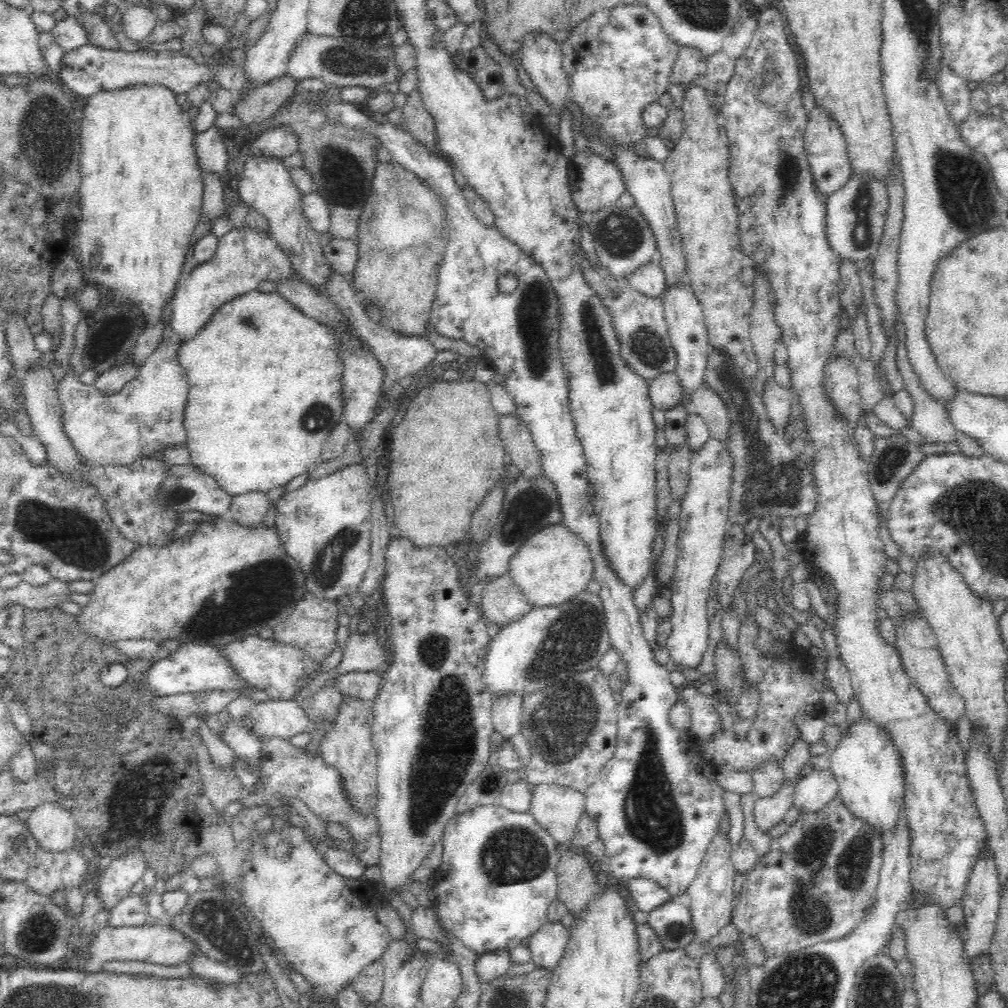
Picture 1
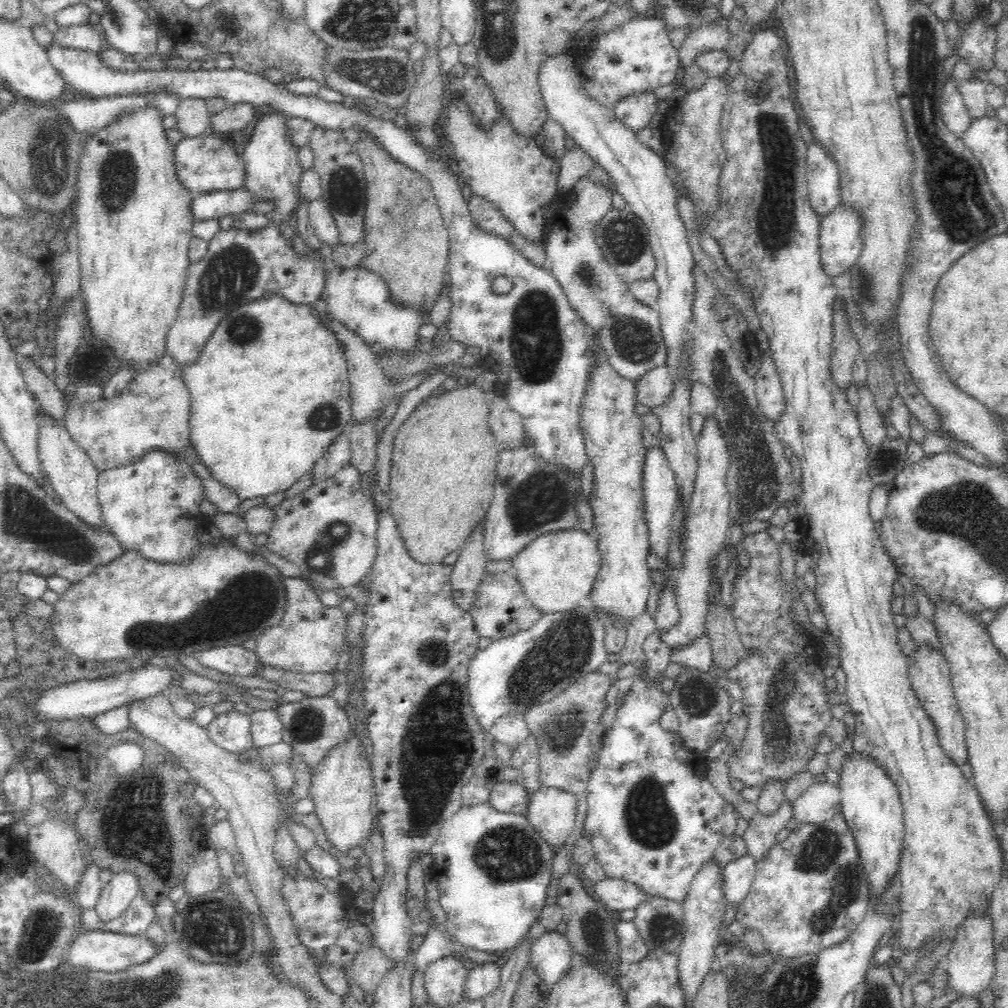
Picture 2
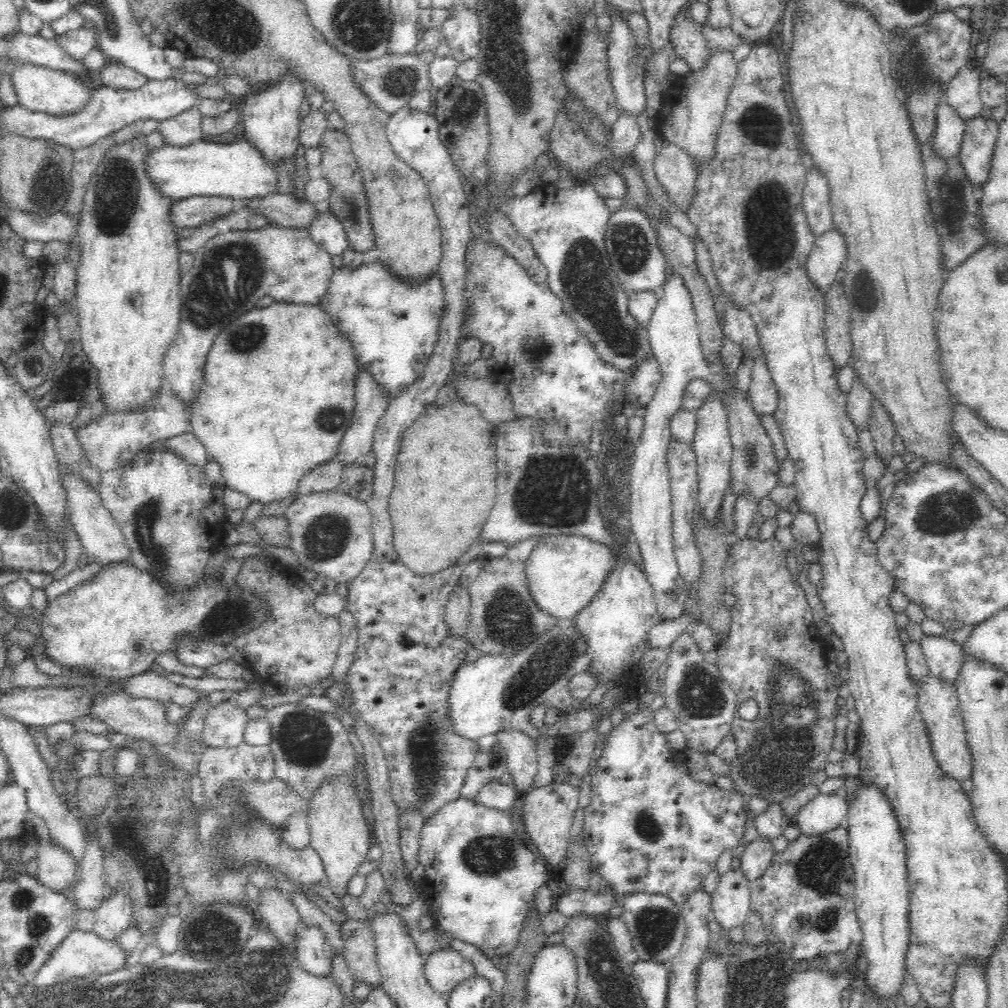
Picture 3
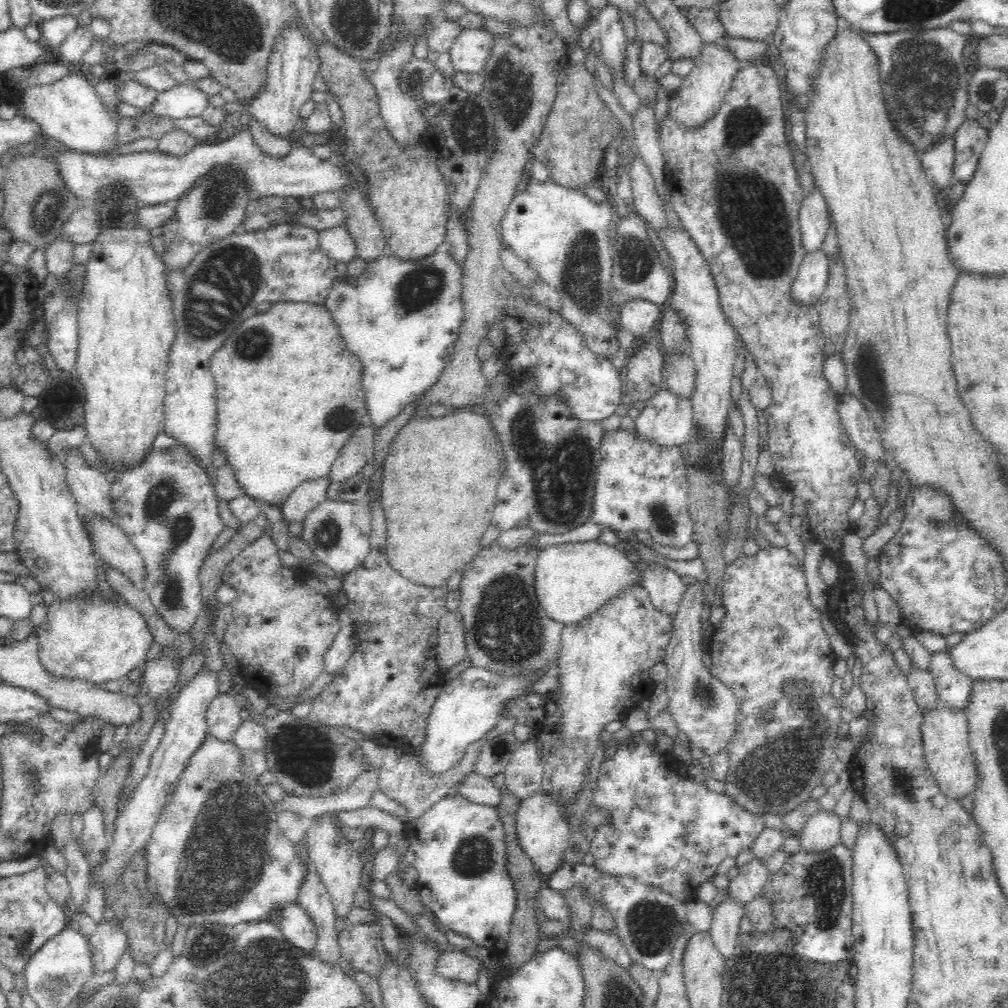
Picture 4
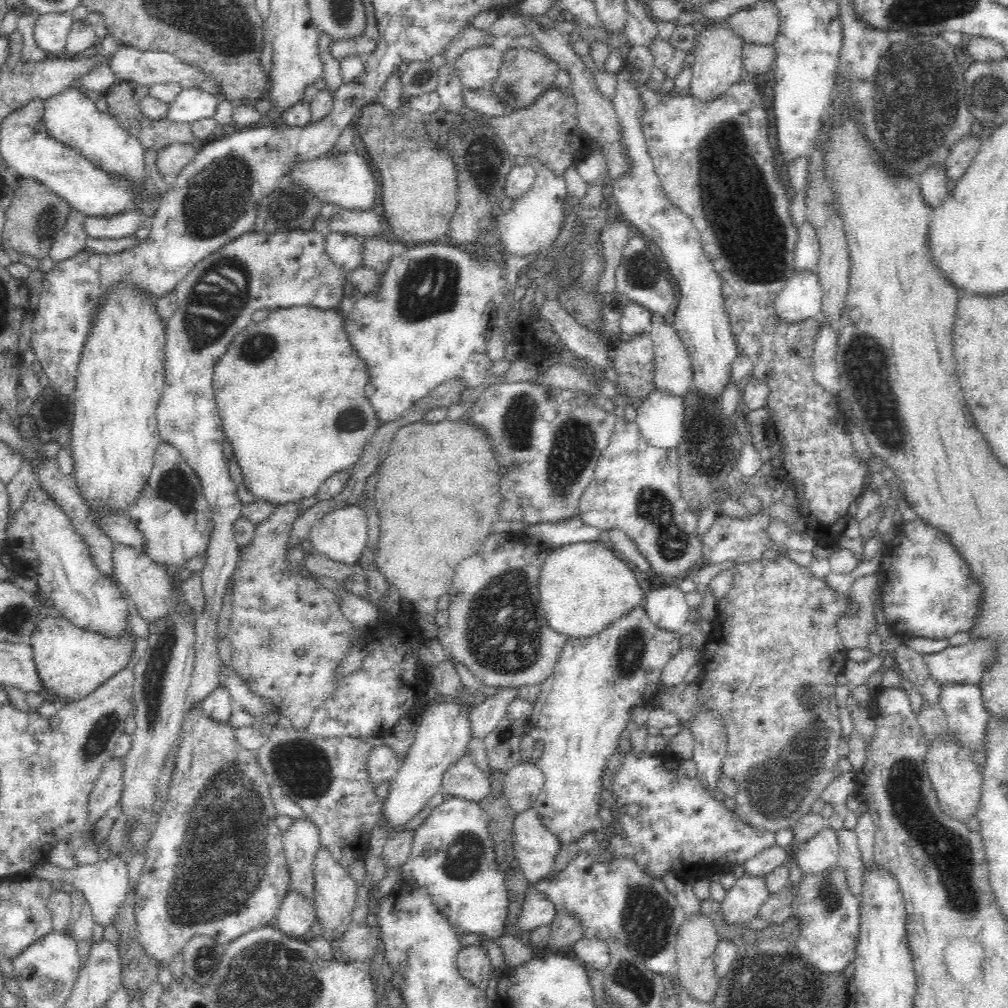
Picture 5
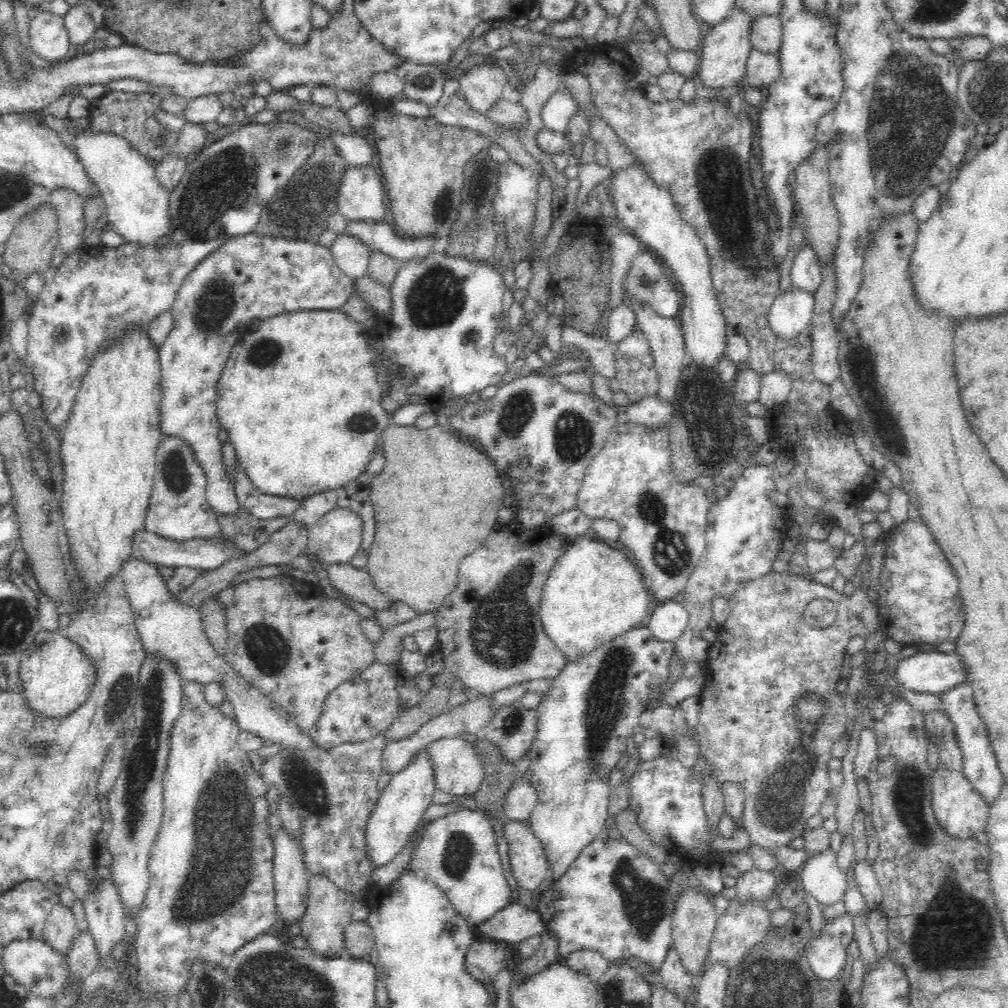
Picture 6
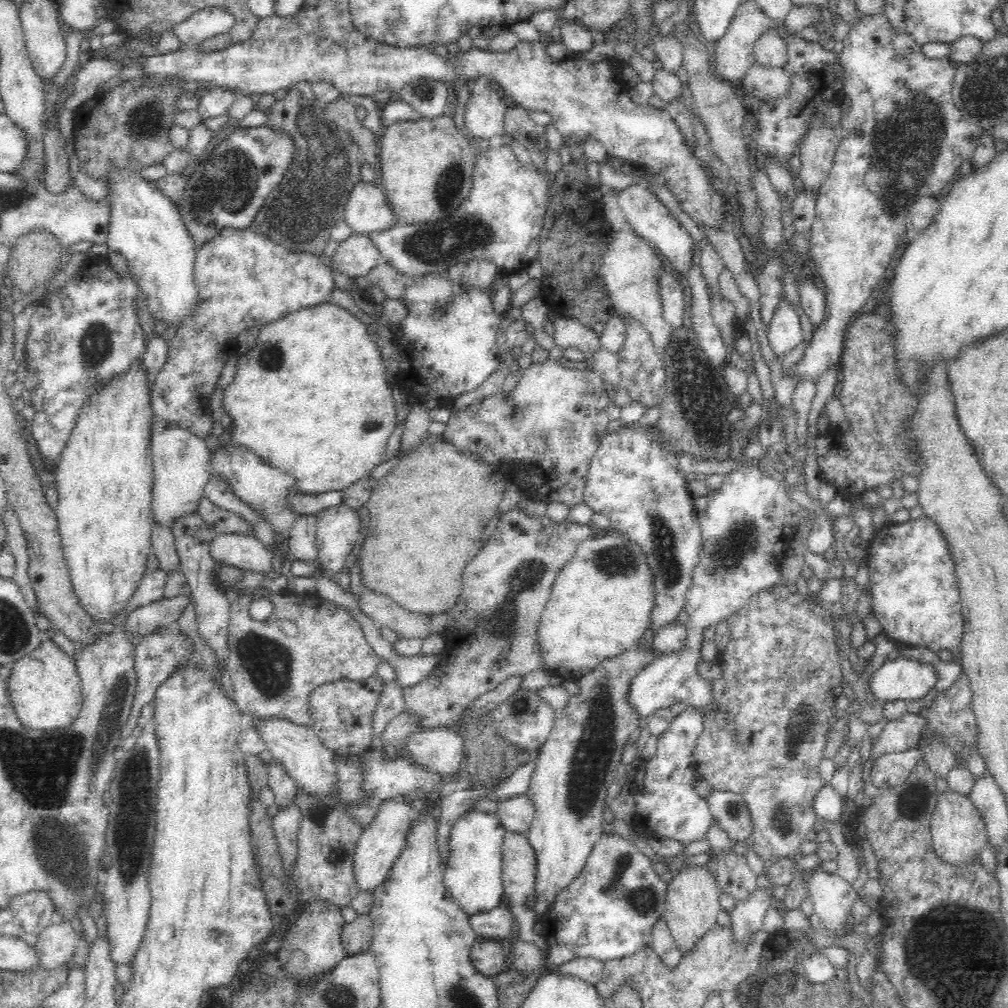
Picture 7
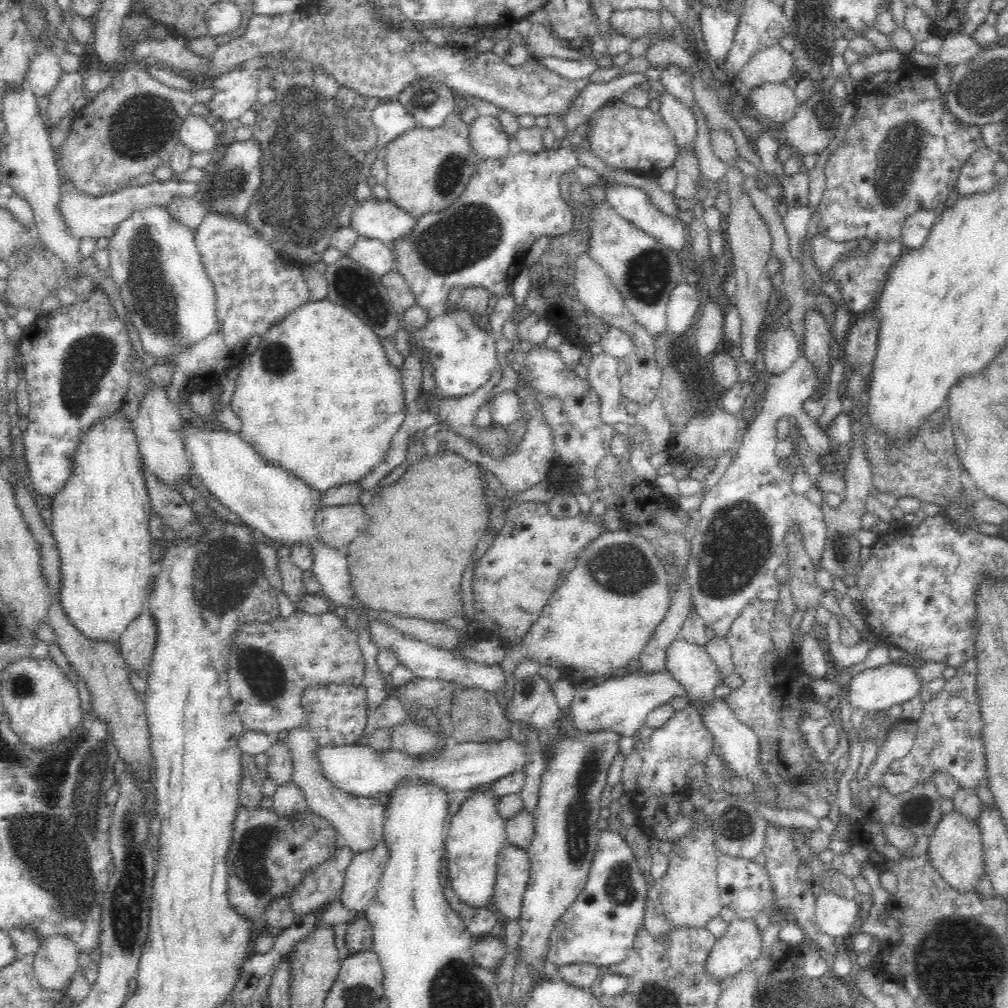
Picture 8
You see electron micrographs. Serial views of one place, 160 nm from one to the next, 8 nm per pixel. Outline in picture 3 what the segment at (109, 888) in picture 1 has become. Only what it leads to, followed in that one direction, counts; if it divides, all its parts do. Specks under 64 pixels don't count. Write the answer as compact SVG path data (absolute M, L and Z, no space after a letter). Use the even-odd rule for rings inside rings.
M126 889L112 890L95 908L94 931L101 938L117 939L133 921L132 895Z

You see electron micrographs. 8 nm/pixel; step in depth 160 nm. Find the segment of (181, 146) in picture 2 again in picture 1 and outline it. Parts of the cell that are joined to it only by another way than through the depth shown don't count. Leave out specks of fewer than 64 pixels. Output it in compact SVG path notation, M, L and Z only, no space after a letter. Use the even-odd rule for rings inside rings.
M212 125L208 130L197 133L194 138L202 172L218 174L218 176L227 163L225 146L219 132L218 126Z

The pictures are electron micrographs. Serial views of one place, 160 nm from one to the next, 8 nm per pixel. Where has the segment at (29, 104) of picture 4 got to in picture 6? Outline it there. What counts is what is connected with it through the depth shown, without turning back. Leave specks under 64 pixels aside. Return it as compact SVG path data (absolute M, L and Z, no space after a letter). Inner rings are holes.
M67 115L63 119L66 134L74 138L74 148L79 161L104 195L110 231L120 233L126 242L142 245L147 245L165 235L169 229L167 218L169 192L156 178L150 158L140 154L124 135L116 131L94 129L90 124L76 126L74 124L76 120Z

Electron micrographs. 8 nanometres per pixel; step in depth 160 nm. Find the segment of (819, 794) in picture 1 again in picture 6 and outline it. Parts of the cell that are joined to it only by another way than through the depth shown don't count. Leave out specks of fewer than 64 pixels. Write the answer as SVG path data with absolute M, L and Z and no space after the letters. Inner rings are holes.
M829 847L826 850L822 850L822 852L812 854L812 856L808 855L797 876L803 882L805 892L818 898L819 904L824 906L832 905L842 900L846 893L846 888L848 888L846 874L838 867L838 854L836 854L836 850L832 850Z

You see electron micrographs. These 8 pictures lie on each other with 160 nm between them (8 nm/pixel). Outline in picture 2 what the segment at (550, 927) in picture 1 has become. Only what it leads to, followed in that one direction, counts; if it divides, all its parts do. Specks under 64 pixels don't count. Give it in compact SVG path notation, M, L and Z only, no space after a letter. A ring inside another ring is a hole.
M556 930L543 932L530 945L529 966L548 986L552 986L568 970L574 958L567 934Z

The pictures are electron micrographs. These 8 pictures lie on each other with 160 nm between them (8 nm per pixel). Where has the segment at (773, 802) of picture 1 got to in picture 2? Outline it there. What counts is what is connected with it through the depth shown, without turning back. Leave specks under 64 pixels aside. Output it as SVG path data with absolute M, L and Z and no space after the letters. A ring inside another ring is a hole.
M784 799L779 809L772 814L765 814L758 810L746 826L744 840L747 844L747 854L750 854L757 862L766 858L768 850L776 842L776 836L782 828L793 818L793 802Z

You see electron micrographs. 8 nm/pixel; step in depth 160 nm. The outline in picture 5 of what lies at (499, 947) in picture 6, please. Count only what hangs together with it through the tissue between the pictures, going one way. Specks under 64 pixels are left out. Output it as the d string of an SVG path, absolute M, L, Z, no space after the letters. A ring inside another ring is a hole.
M462 946L455 958L455 968L459 976L465 978L472 986L486 991L492 967L484 947Z

